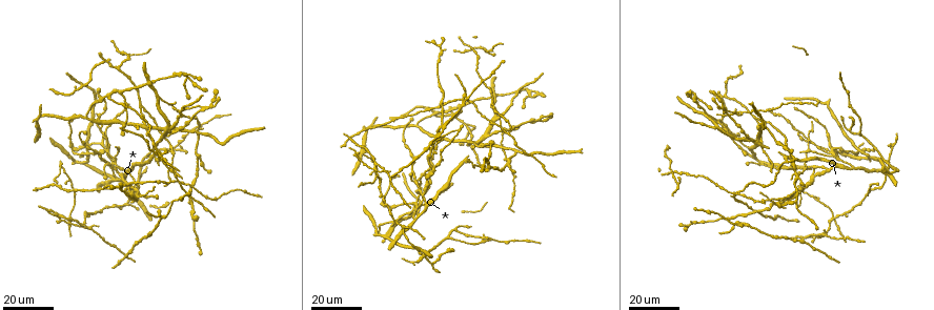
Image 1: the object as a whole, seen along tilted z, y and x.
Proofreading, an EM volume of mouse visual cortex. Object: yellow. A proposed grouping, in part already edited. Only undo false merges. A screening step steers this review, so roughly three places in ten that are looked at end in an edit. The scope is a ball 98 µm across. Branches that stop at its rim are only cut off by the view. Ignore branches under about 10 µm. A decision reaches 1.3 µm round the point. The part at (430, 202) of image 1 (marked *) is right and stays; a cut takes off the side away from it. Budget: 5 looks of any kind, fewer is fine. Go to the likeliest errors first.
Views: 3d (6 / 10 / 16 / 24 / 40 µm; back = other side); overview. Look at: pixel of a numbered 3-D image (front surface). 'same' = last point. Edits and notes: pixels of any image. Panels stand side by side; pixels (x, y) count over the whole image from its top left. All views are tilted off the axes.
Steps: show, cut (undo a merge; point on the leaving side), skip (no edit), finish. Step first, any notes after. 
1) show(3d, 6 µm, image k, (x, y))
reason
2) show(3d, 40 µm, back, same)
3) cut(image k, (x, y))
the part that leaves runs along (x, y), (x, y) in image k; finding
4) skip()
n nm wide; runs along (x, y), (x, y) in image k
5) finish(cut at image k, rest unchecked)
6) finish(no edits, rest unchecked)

show(3d, 24 µm, image 1, (808, 140))
arms run side by side

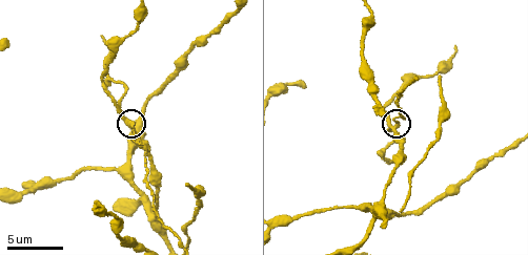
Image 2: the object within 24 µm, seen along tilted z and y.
show(3d, 6 µm, image 2, (131, 122))
zoom in

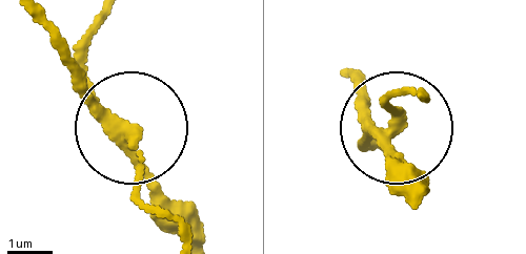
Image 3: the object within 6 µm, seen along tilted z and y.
cut(image 3, (142, 171))
the part that leaves runs along (110, 122), (130, 145), (143, 200), (182, 233) in image 3; a second neuron is stuck on

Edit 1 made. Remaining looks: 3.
show(overview)

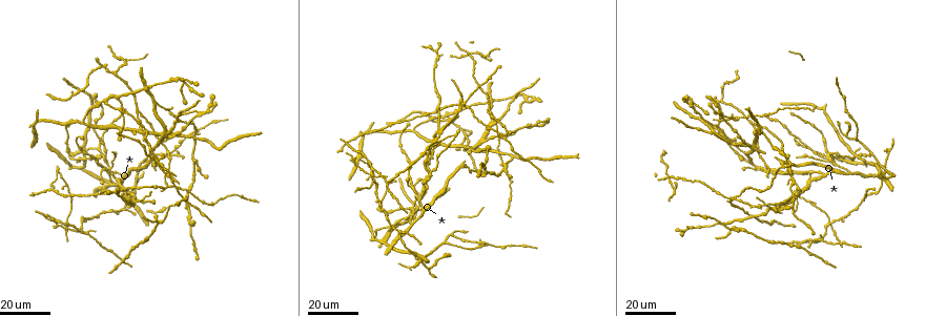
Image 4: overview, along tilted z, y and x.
show(3d, 24 µm, image 4, (370, 173))
four or more arms meet

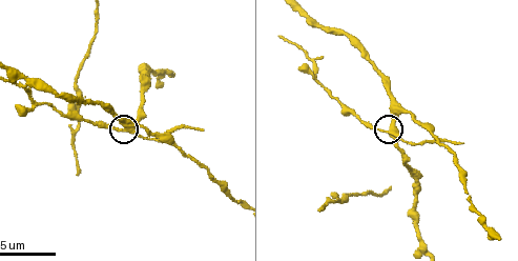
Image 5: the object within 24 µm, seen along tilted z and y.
show(3d, 6 µm, image 5, (392, 128))

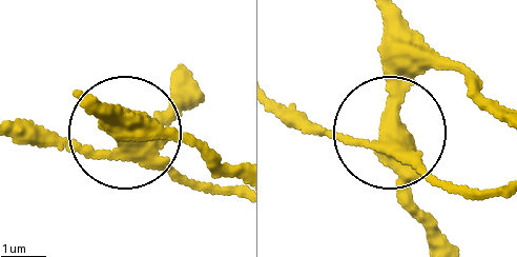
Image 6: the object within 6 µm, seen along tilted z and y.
cut(image 6, (193, 190))
4 arms; the part that leaves runs along (139, 161), (22, 141) in image 6; a second neuron is stuck on

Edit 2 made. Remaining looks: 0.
finish(cut at image 3, cut at image 6, rest unchecked)

